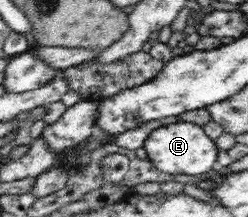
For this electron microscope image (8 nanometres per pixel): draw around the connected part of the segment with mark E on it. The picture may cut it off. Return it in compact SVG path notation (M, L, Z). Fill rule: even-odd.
M186 121L161 125L143 141L149 162L168 175L200 175L213 169L217 158L216 142L204 134L202 127Z

